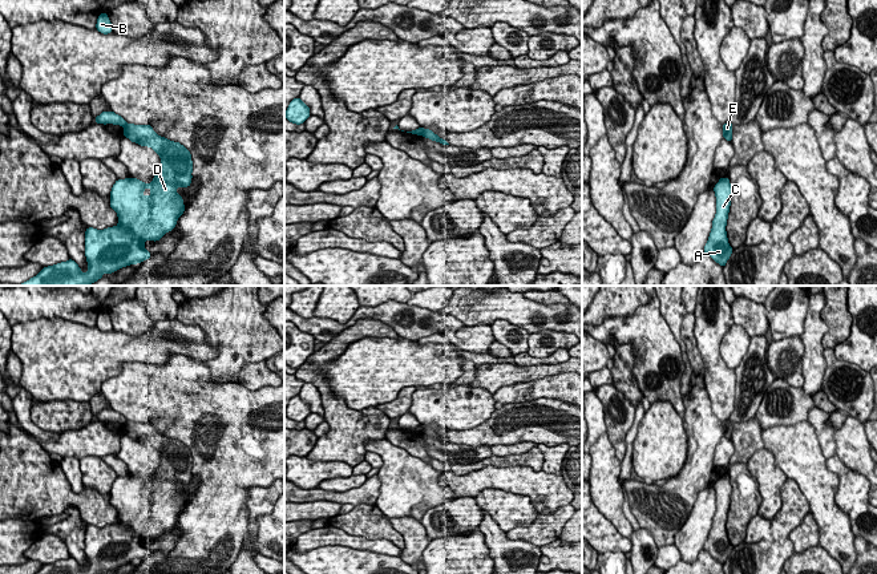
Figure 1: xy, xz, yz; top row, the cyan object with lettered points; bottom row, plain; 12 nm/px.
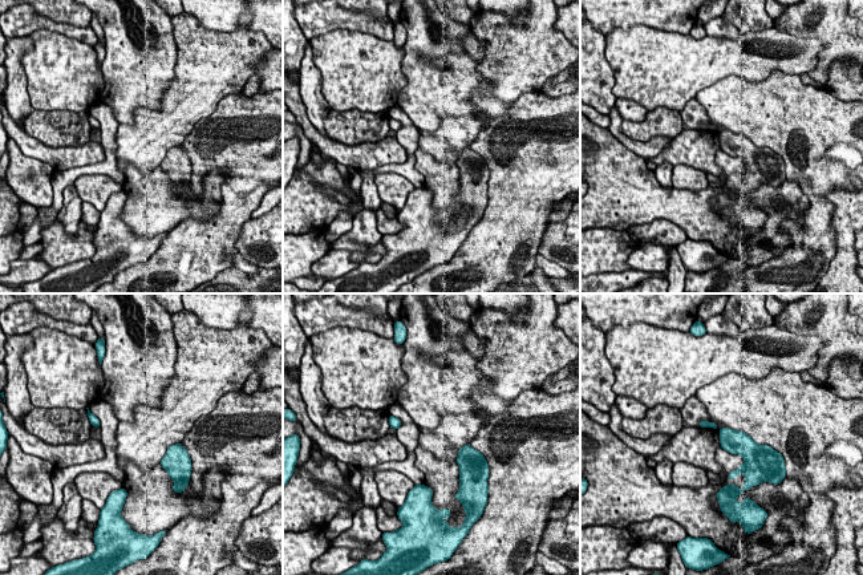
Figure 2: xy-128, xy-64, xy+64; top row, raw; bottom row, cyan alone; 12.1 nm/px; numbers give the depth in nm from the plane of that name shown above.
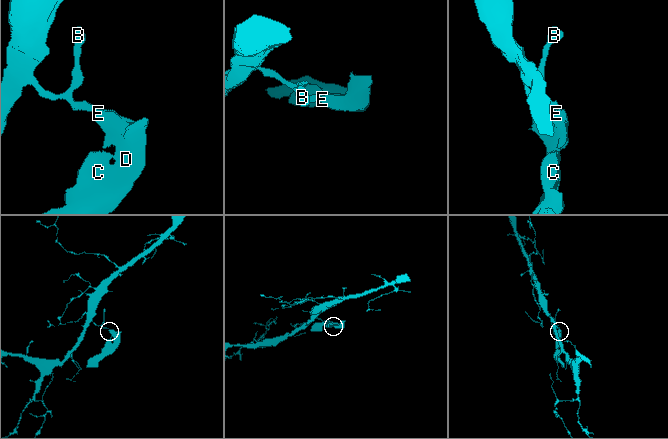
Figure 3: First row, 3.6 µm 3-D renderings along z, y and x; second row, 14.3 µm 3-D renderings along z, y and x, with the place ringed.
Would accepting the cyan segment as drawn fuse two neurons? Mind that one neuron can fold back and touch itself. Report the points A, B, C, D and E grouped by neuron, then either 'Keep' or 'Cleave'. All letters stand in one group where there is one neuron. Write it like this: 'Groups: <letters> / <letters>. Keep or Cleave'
Groups: A C D E / B. Cleave

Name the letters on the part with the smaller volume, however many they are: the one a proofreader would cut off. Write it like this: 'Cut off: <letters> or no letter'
Cut off: A, C, D, E

